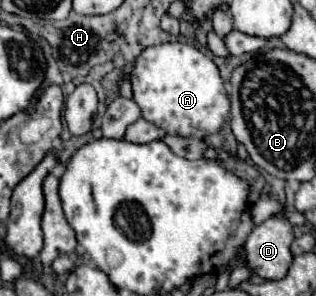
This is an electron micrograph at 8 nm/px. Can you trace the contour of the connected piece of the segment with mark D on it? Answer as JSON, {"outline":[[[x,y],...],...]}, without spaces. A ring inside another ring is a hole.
{"outline":[[[269,218],[255,226],[245,240],[247,268],[265,280],[281,280],[293,260],[289,250],[293,228],[285,218]]]}

